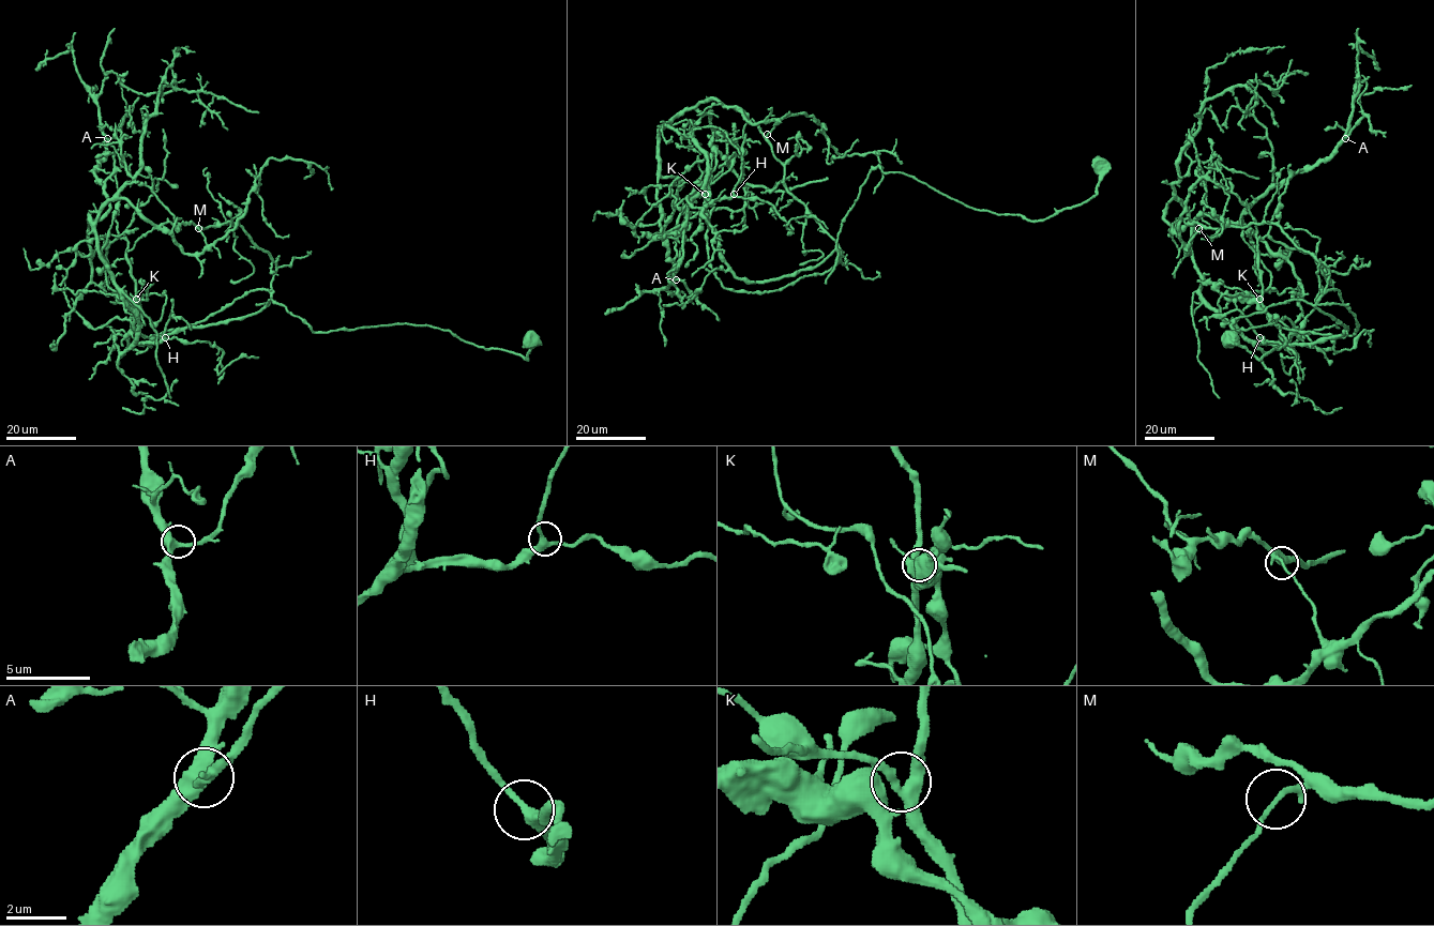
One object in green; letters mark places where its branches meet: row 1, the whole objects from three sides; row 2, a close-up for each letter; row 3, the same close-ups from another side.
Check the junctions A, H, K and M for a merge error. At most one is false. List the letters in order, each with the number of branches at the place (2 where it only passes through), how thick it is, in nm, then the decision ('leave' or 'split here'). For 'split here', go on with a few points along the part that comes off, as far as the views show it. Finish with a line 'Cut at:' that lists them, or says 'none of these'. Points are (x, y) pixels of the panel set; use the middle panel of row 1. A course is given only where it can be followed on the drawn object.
A: 3 branches meet; 400 nm thick; leave
H: 3 branches meet; 320 nm thick; leave
K: 3 branches meet; 320 nm thick; leave
M: 3 branches meet; 120 nm thick; split here; foreign part runs (768, 134), (845, 262), (833, 251), (738, 277), (695, 192), (668, 277), (680, 297), (702, 291)
Cut at: M

